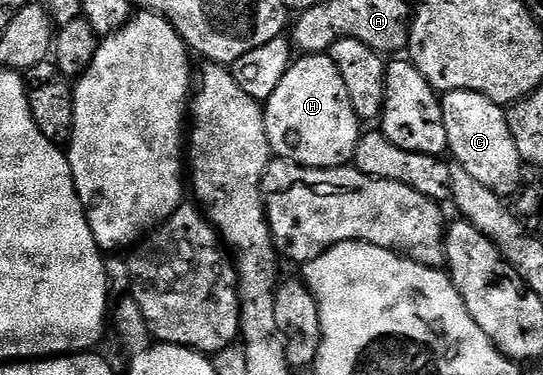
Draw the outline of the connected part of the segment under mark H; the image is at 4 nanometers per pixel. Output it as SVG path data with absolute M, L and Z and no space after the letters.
M330 54L300 55L278 83L277 90L265 101L263 117L269 146L280 160L292 160L303 168L341 168L350 165L355 159L355 147L361 135L361 121L349 102L345 78L341 78L341 70L337 70Z

